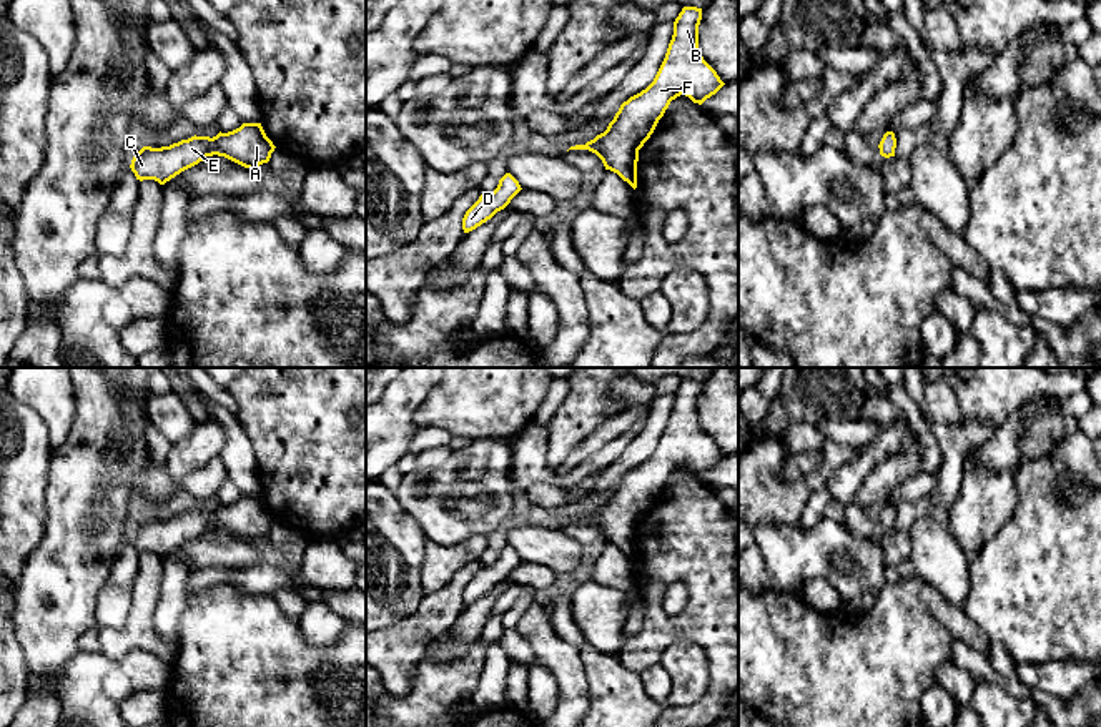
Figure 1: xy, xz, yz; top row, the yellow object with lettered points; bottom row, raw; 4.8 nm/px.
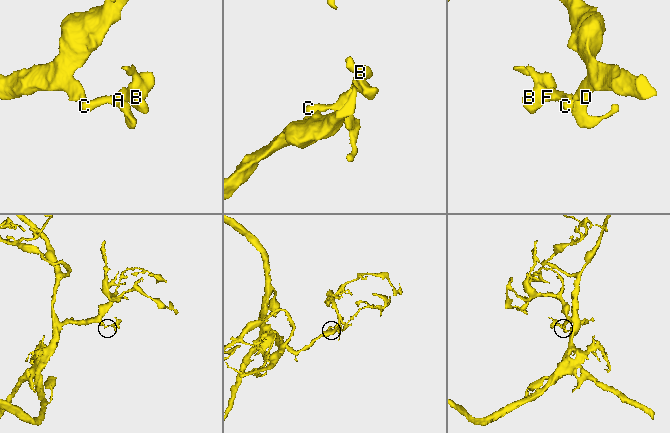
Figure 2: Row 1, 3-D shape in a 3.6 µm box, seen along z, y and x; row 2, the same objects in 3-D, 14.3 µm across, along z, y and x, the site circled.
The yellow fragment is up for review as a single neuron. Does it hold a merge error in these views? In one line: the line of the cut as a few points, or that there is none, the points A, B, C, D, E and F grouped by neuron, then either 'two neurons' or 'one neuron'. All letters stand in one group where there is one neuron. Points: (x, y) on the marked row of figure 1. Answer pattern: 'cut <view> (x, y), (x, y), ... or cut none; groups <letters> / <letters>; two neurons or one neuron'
cut none; groups A B C D E F; one neuron

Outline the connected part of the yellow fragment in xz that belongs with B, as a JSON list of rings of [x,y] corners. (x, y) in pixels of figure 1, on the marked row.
[[[684,7],[674,22],[674,35],[654,82],[620,105],[604,133],[569,150],[595,153],[605,170],[617,173],[635,190],[639,150],[670,101],[685,95],[702,105],[725,85],[699,52],[700,20],[702,8]]]

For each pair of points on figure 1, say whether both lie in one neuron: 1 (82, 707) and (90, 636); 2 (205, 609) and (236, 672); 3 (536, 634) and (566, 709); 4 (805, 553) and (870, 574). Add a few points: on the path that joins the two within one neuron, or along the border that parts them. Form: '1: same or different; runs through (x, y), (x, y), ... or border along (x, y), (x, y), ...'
1: different; border along (80, 649), (100, 652)
2: same; runs through (220, 624), (236, 651), (236, 657)
3: same; runs through (554, 652), (567, 669), (567, 691)
4: same; runs through (822, 563), (842, 578), (854, 574)

